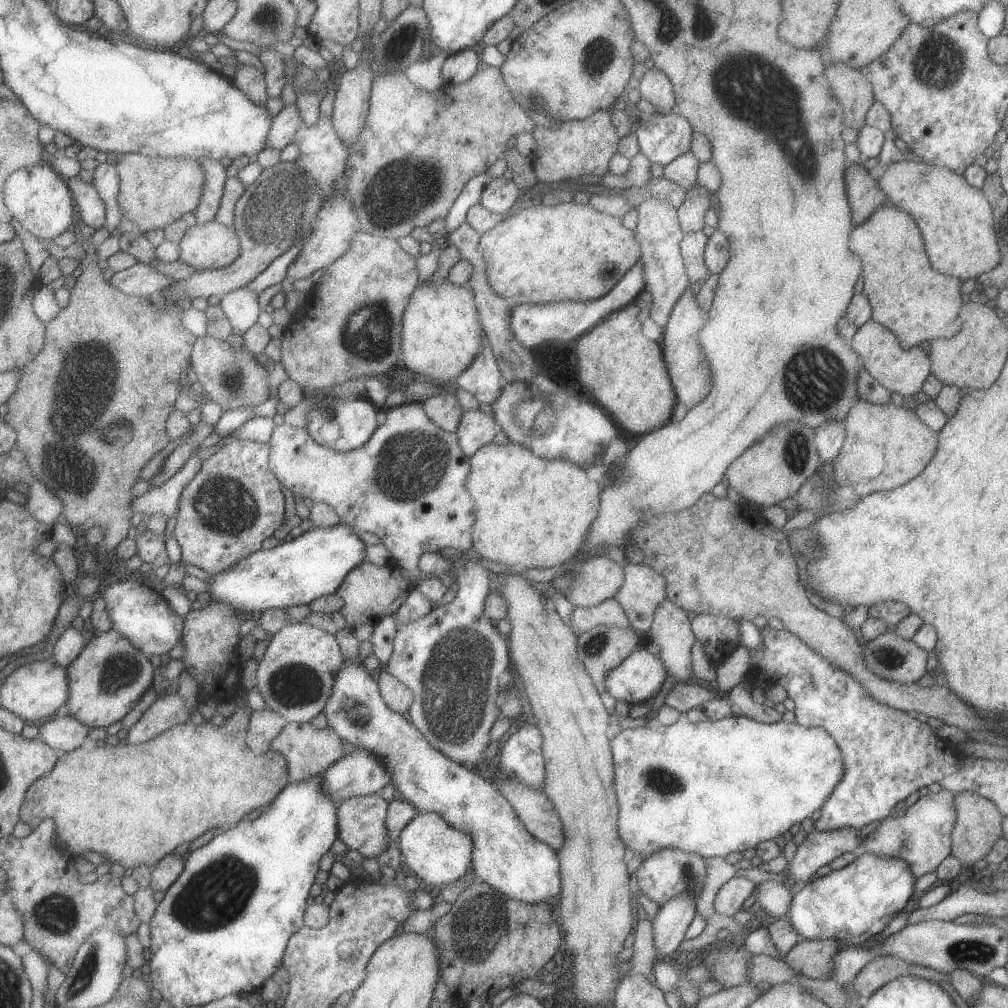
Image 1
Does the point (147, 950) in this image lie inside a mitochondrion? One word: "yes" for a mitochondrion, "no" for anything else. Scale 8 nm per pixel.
no

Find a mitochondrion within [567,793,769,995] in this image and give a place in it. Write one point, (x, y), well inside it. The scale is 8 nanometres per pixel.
(688, 877)

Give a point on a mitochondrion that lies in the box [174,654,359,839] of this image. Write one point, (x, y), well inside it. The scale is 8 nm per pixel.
(295, 685)

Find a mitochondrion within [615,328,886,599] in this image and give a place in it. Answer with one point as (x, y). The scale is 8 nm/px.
(810, 382)

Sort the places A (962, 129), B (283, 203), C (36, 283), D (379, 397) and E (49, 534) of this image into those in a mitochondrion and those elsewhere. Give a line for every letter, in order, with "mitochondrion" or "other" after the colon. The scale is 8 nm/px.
A: other
B: mitochondrion
C: other
D: other
E: other

